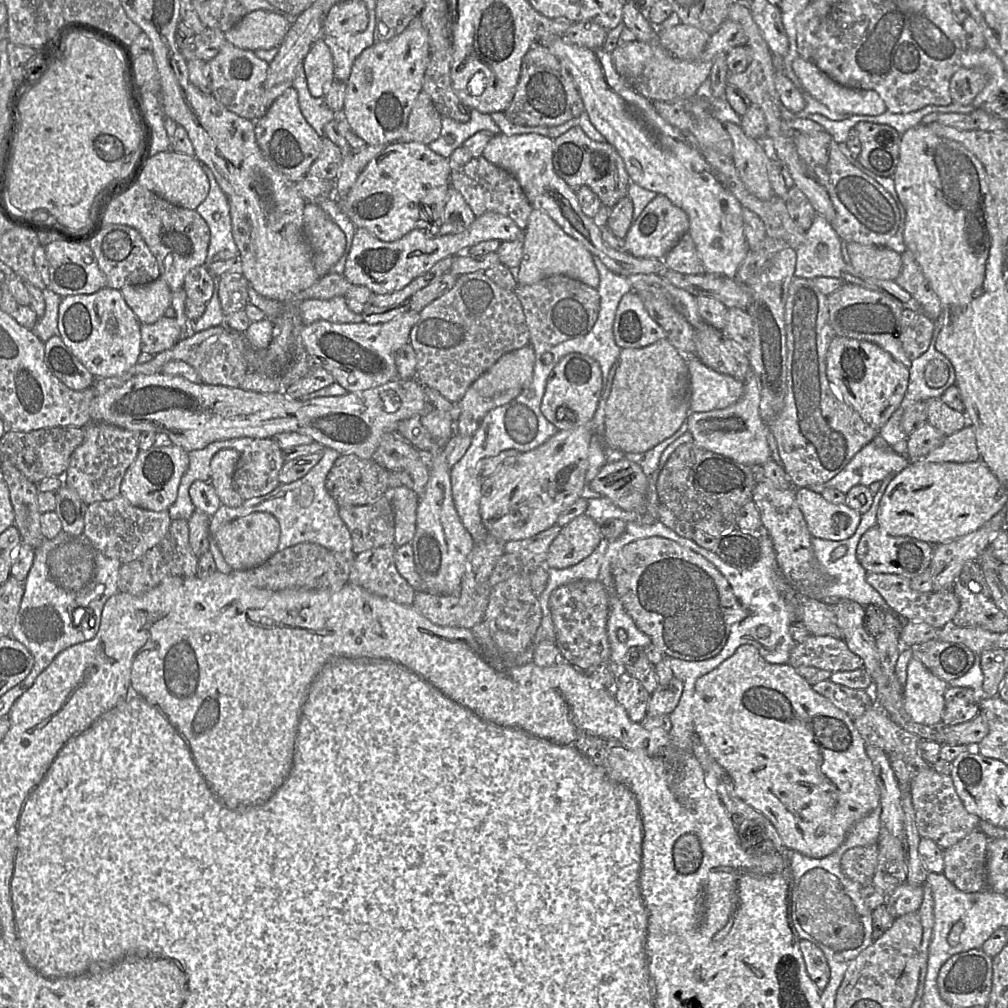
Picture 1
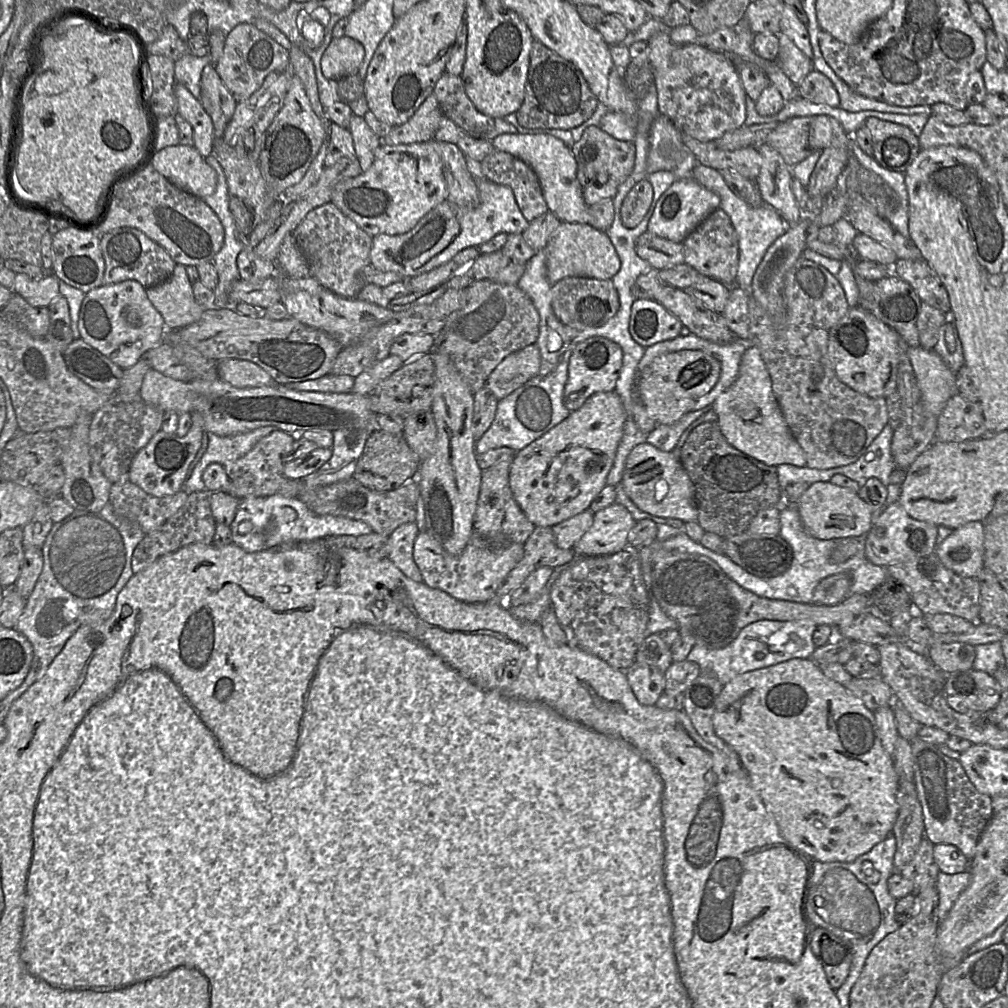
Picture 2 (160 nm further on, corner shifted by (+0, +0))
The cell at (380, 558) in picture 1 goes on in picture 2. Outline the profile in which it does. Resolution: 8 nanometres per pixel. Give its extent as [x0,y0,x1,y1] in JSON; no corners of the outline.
[386,521,422,582]

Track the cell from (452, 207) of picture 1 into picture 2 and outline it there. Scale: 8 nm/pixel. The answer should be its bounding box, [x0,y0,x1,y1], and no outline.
[429,140,479,208]

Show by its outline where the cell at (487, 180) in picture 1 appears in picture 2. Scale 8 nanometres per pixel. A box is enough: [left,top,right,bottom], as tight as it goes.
[480,149,548,222]

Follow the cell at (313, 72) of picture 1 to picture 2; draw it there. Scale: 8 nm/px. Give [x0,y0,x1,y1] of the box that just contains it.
[320,36,364,81]

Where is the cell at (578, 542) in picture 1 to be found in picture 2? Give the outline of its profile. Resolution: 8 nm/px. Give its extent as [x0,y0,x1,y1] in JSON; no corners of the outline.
[573,504,636,557]

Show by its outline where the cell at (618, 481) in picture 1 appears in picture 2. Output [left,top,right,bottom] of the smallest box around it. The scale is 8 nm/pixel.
[620,443,698,522]

